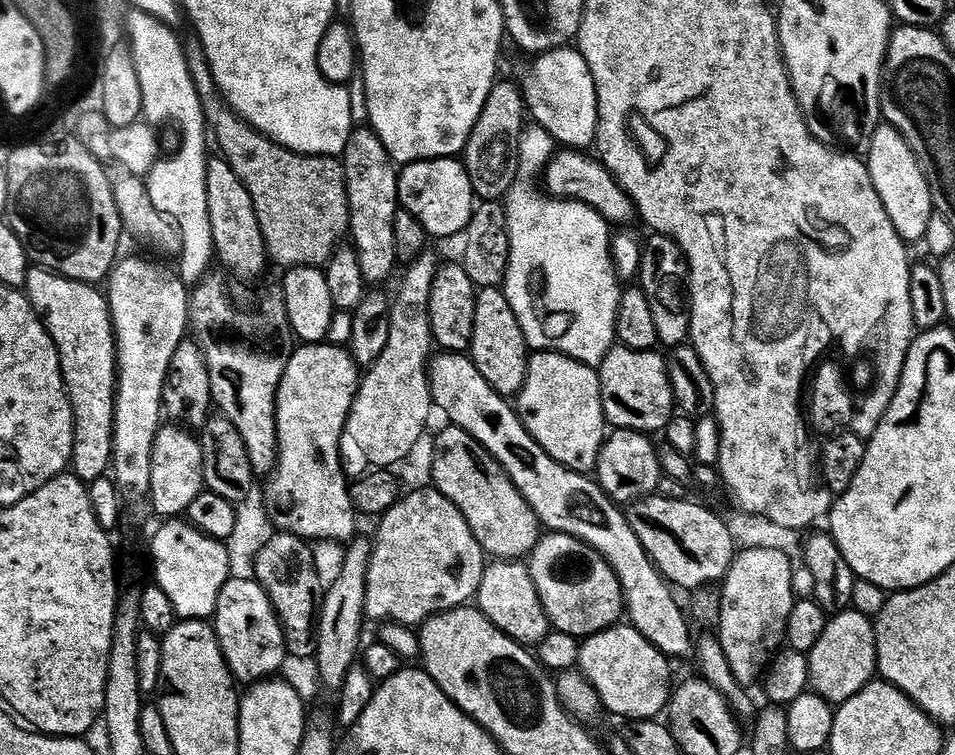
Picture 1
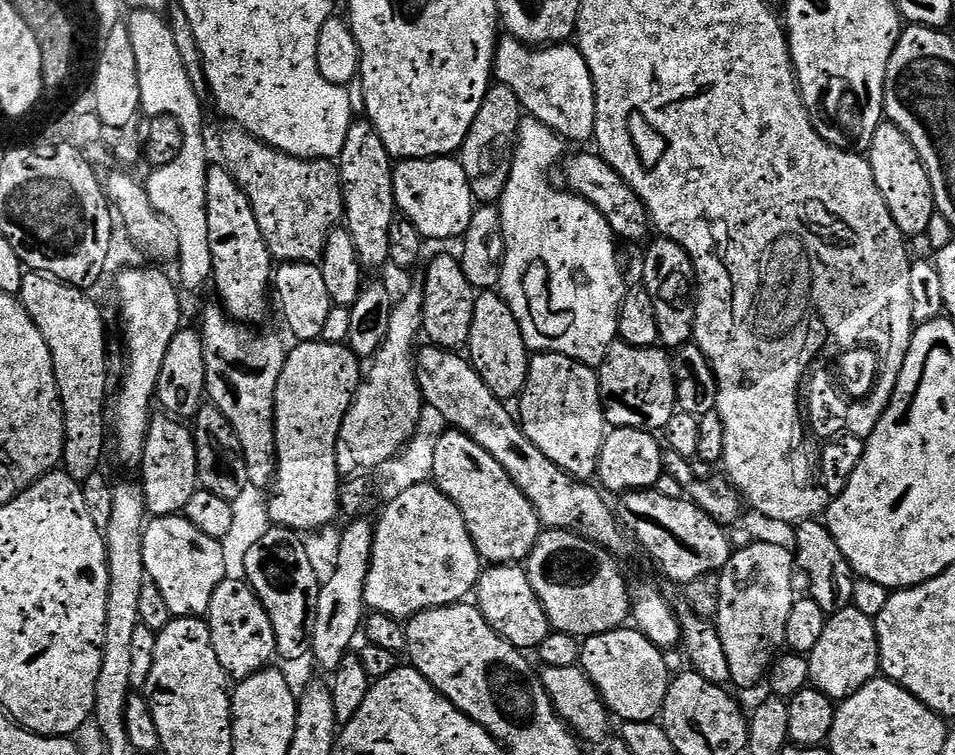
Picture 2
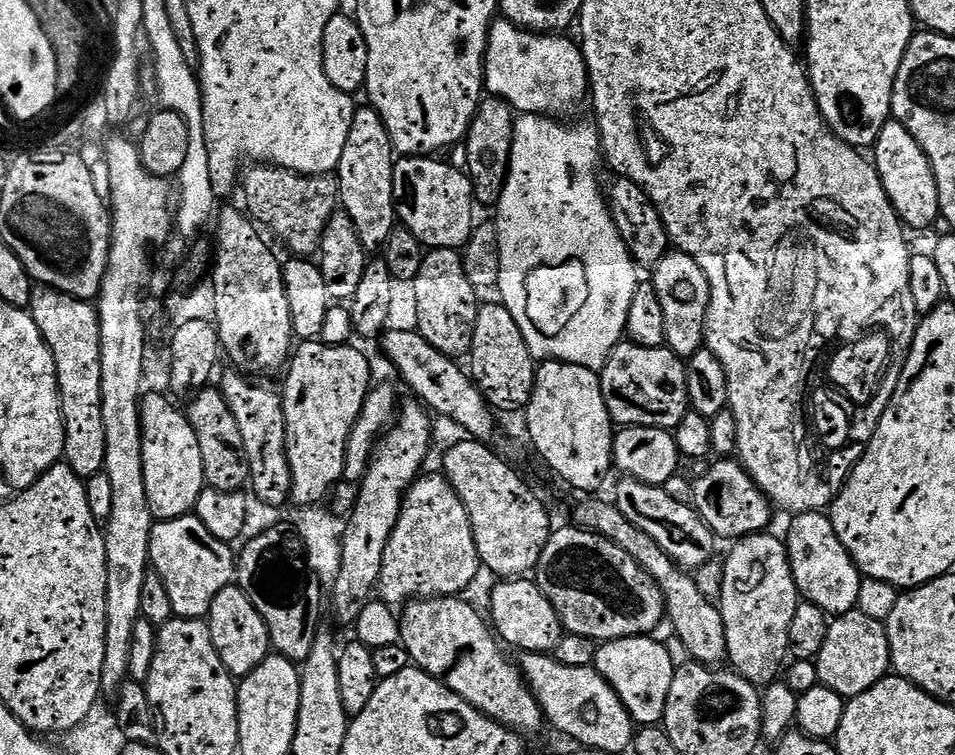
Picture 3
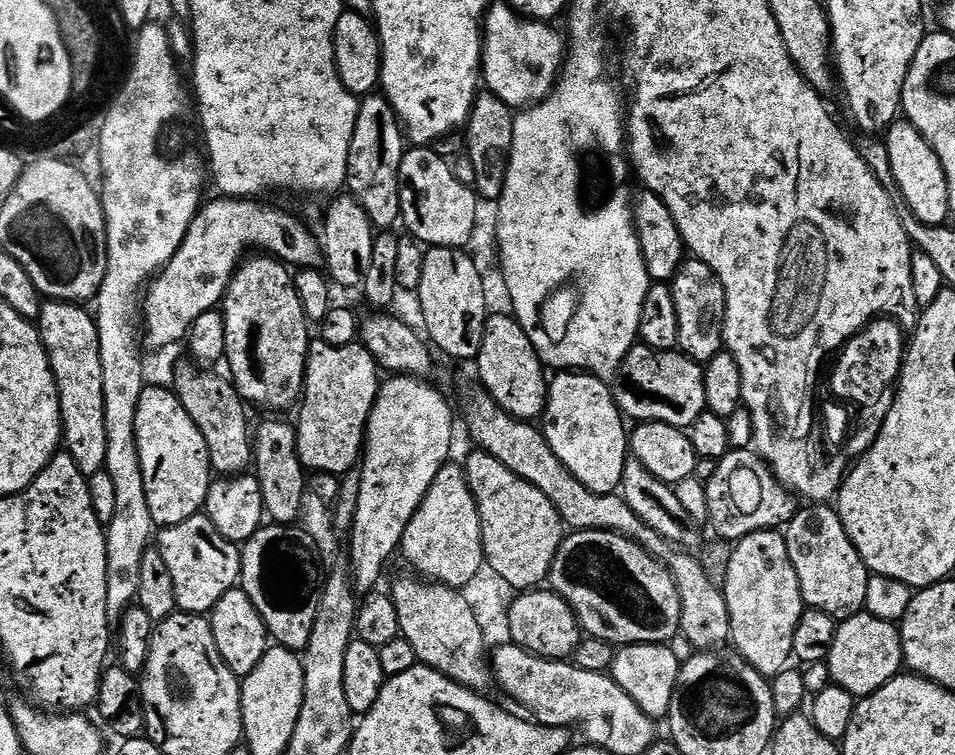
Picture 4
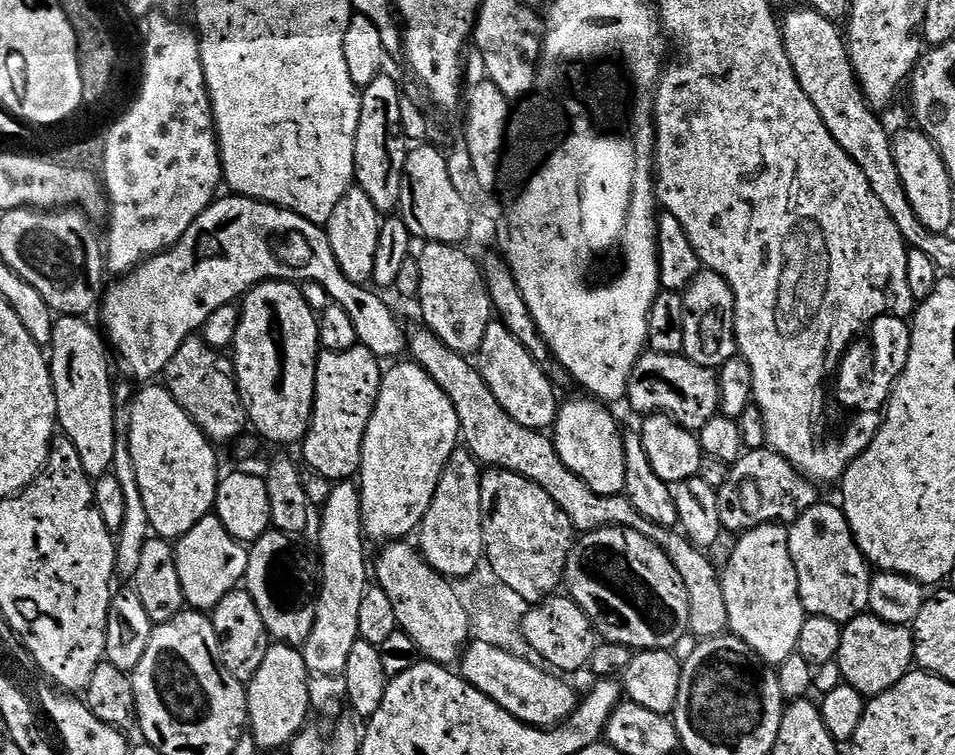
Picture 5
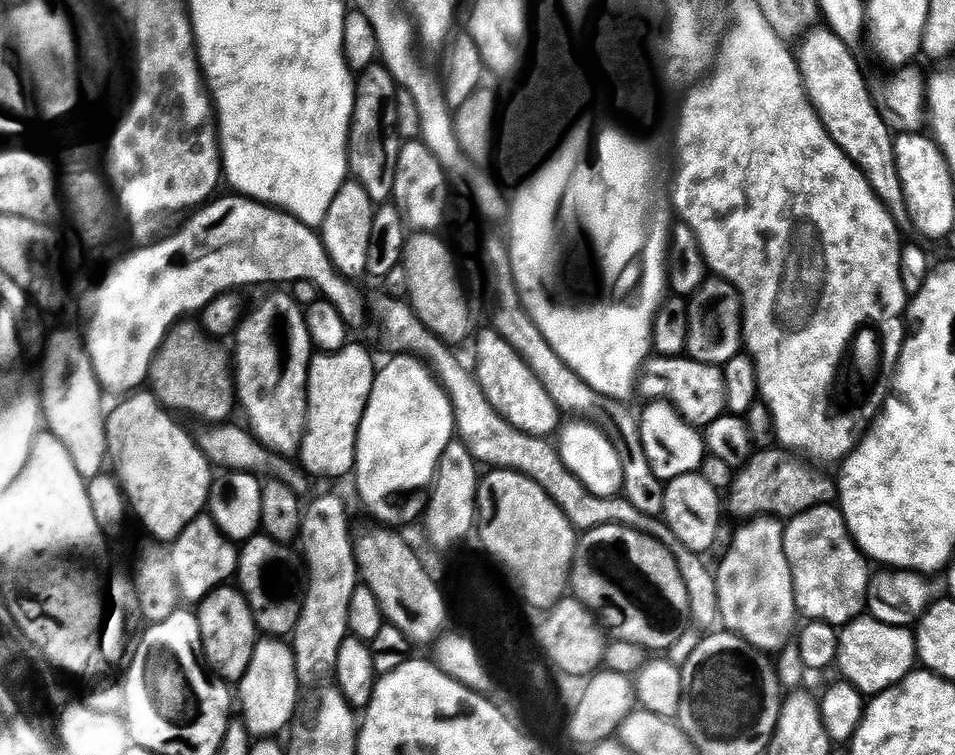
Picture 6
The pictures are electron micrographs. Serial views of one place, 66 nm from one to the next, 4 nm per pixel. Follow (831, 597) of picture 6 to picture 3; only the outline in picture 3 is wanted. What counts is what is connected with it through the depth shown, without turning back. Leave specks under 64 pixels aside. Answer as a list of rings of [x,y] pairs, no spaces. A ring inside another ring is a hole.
[[[802,512],[791,517],[792,525],[788,528],[786,535],[786,547],[788,549],[788,561],[792,577],[796,580],[796,590],[807,603],[818,606],[822,611],[827,612],[829,617],[835,618],[853,611],[858,602],[858,590],[862,573],[852,561],[852,556],[842,546],[838,534],[832,525],[831,515],[819,512]]]

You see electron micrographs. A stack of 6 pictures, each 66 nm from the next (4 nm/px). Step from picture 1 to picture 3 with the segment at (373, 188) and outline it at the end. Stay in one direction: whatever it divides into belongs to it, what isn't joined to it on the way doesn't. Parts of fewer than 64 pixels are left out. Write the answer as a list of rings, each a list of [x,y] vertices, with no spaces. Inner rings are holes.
[[[357,107],[338,169],[340,204],[353,220],[364,247],[372,254],[379,253],[387,245],[390,234],[398,226],[394,184],[396,162],[392,139],[376,109]]]

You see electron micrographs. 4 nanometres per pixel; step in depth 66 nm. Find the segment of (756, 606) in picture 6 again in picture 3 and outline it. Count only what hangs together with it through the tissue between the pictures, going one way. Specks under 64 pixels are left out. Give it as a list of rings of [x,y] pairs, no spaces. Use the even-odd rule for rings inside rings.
[[[769,534],[745,536],[731,545],[732,553],[725,559],[725,581],[718,607],[722,622],[726,626],[727,663],[742,678],[757,686],[767,686],[777,679],[776,676],[785,667],[784,656],[789,655],[788,631],[794,619],[794,610],[802,602],[796,590],[796,580],[792,577],[788,549],[785,541]]]

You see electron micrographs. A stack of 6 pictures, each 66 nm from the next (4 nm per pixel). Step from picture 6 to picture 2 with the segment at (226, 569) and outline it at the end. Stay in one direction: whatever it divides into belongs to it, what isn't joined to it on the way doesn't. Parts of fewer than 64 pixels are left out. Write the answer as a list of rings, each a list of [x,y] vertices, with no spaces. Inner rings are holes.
[[[180,514],[153,517],[147,523],[143,538],[143,564],[145,573],[158,586],[176,618],[205,615],[214,590],[226,579],[221,541],[210,538]]]

